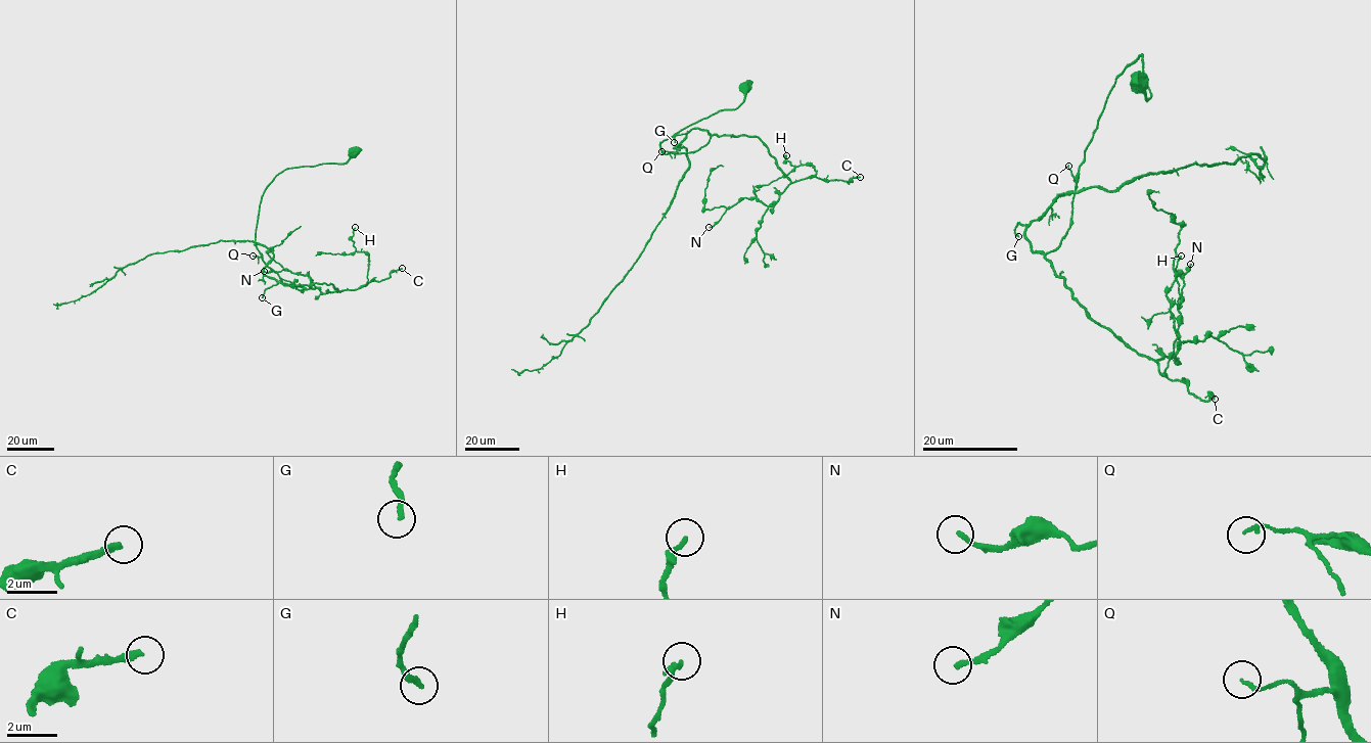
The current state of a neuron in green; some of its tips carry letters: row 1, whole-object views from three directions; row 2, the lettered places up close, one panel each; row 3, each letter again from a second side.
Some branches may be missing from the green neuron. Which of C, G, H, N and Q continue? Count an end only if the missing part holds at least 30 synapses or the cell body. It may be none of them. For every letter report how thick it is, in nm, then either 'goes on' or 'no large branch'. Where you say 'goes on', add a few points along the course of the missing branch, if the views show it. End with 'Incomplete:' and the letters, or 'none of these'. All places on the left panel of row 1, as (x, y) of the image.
C: 240 nm thick; goes on
G: 190 nm thick; no large branch
H: 200 nm thick; no large branch
N: 180 nm thick; no large branch
Q: 120 nm thick; no large branch
Incomplete: C

